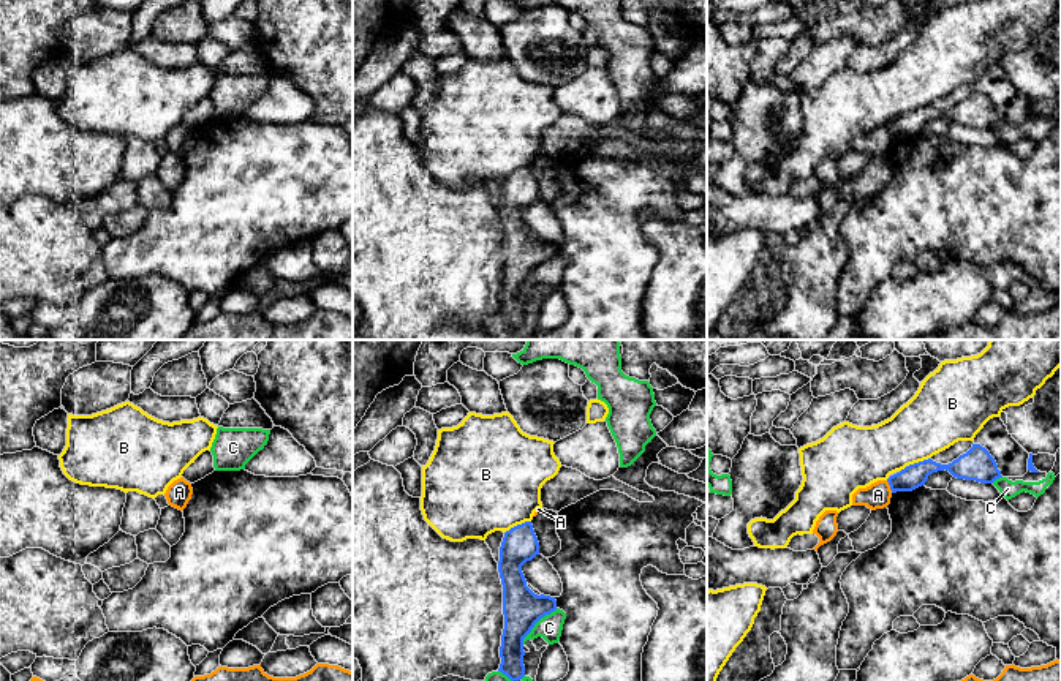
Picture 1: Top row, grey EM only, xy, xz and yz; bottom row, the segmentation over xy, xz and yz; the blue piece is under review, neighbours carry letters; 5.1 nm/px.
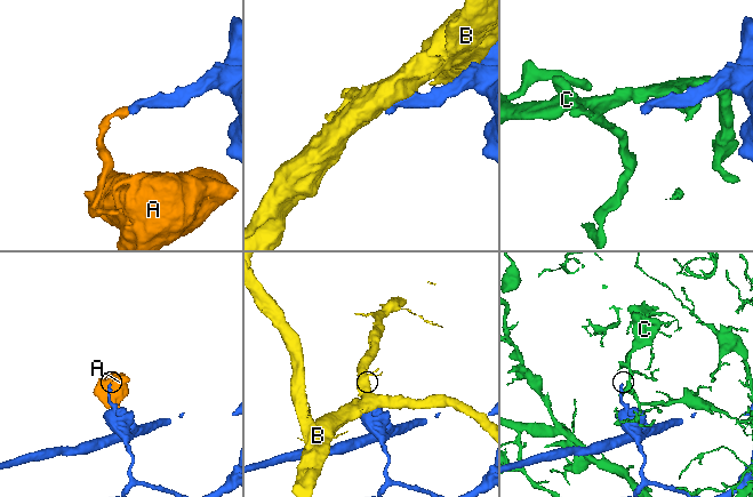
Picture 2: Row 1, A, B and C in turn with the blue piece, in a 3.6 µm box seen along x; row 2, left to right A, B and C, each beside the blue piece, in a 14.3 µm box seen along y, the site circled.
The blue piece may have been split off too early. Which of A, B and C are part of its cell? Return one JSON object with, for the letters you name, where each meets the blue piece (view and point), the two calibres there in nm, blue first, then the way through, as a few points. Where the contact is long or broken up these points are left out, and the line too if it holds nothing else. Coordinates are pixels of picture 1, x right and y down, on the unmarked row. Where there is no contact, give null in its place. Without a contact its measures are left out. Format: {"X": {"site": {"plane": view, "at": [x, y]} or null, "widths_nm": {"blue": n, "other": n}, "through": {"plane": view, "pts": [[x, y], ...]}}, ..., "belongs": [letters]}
{"belongs": []}

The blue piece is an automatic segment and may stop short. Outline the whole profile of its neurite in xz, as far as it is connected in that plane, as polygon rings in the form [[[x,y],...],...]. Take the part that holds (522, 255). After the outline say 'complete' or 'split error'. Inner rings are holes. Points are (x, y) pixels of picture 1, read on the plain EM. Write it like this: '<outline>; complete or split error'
[[[531,167],[517,171],[504,179],[498,207],[504,261],[498,318],[512,329],[525,322],[523,284],[541,264],[557,256],[555,243],[538,242],[527,232],[522,212],[536,201],[539,201],[539,188]]]; complete

